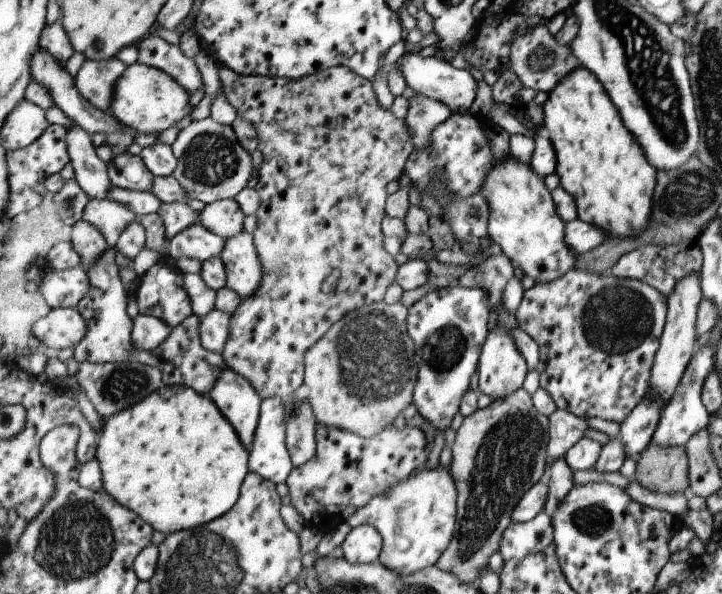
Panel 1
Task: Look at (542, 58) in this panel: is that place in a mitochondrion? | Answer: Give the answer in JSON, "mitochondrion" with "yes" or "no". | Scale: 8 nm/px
{"mitochondrion":"yes"}

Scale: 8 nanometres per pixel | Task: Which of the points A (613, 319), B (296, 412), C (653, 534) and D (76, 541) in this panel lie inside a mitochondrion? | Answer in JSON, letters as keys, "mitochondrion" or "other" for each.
{"A":"mitochondrion","B":"mitochondrion","C":"other","D":"mitochondrion"}

